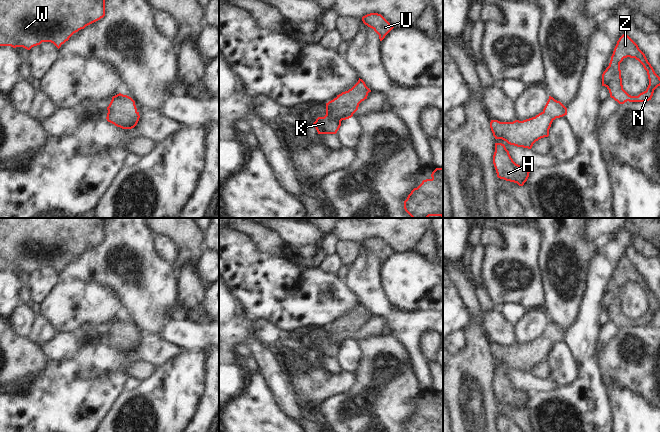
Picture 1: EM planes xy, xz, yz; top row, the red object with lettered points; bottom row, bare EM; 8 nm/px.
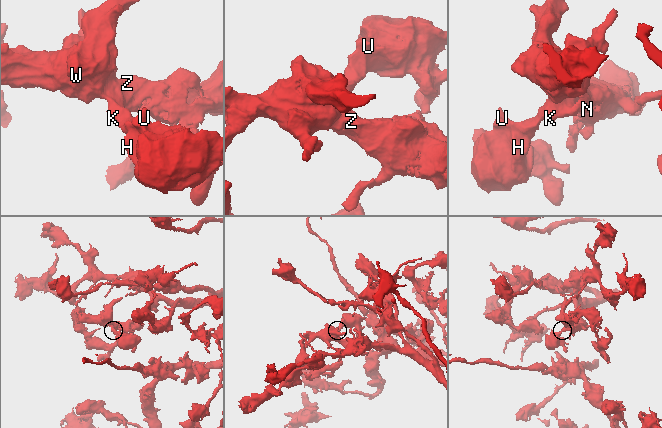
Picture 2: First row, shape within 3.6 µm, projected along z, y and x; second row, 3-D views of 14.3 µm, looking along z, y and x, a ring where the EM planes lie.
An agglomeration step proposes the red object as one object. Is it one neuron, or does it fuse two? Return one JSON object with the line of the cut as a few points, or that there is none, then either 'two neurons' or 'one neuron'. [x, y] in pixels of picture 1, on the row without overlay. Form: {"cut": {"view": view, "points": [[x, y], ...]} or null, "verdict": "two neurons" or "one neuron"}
{"cut": null, "verdict": "one neuron"}

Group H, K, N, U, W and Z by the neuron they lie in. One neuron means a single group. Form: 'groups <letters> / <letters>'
groups H K N U W Z

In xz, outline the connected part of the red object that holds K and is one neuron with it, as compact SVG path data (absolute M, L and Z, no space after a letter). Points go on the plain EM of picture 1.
M359 302L358 306L348 315L326 327L326 339L318 341L313 347L318 358L336 358L341 345L349 343L358 334L359 328L367 323L371 314Z

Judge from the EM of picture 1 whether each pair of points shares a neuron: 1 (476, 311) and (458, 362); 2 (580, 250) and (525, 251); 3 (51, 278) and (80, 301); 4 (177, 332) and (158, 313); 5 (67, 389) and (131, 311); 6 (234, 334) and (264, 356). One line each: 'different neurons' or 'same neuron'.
1: same neuron
2: different neurons
3: different neurons
4: different neurons
5: different neurons
6: different neurons

